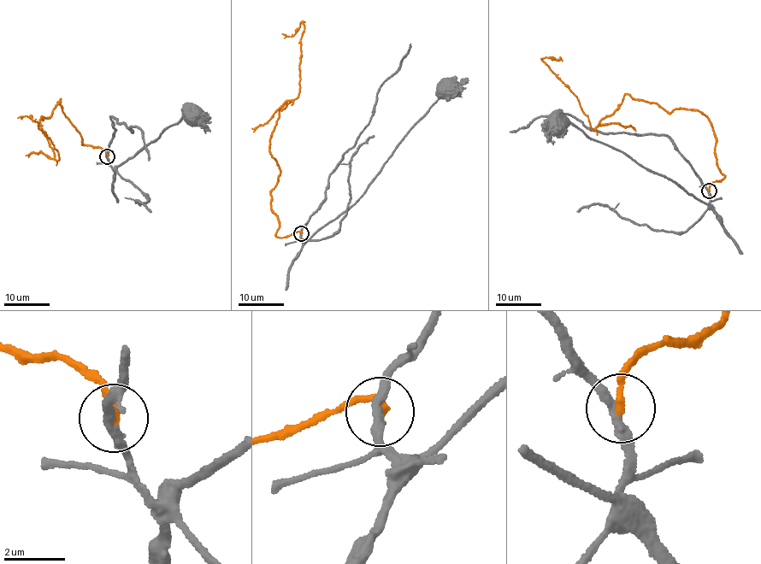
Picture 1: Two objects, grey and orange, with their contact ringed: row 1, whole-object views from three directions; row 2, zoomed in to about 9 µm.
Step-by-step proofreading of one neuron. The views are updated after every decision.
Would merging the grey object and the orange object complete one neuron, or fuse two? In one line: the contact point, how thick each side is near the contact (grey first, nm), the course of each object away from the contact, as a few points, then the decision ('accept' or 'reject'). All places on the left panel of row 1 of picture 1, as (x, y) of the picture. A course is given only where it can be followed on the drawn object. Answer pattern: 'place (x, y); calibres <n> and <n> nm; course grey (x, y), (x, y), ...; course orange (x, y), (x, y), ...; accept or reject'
place (107, 156); calibres 280 and 200 nm; course grey (107, 157), (109, 163), (115, 168), (188, 113), (194, 117); course orange (107, 156), (82, 143), (61, 99), (40, 120), (57, 160), (59, 151), (32, 115), (18, 118); accept

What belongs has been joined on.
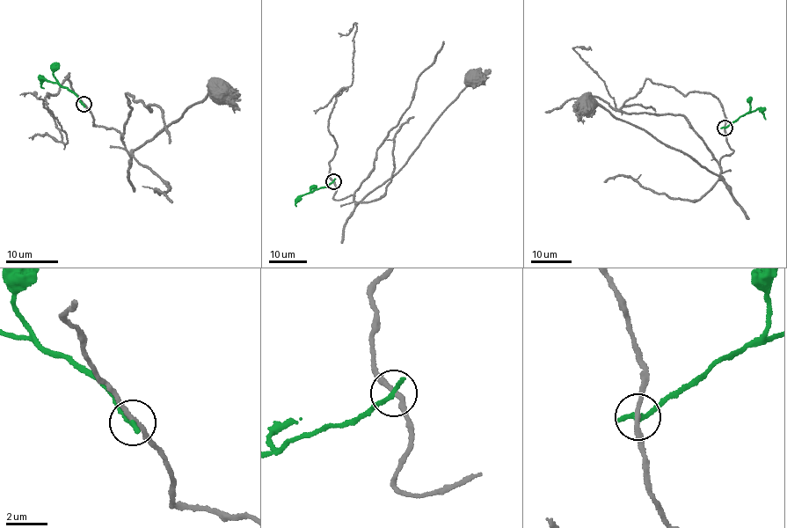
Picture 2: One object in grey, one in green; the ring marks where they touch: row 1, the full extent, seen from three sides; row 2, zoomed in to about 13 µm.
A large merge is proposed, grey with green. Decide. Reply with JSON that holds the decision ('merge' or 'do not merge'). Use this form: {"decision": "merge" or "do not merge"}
{"decision": "do not merge"}

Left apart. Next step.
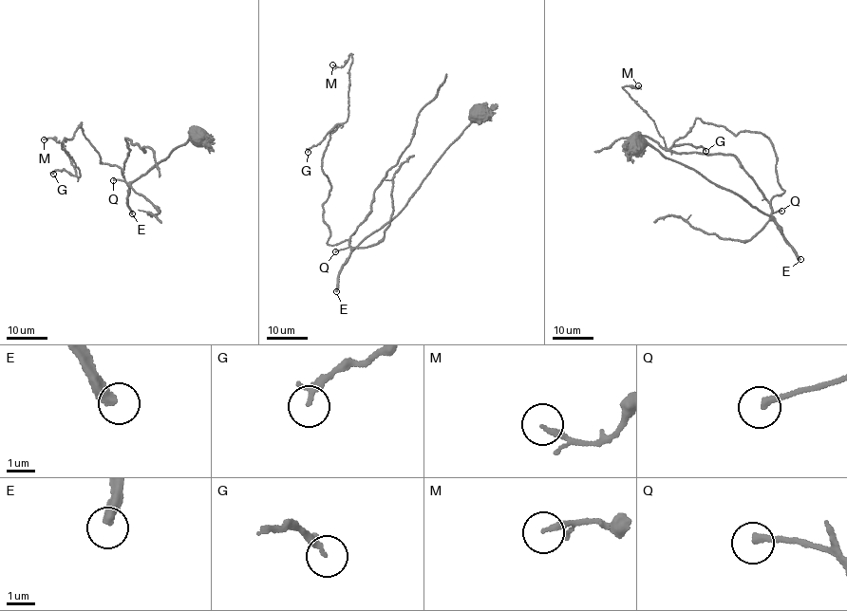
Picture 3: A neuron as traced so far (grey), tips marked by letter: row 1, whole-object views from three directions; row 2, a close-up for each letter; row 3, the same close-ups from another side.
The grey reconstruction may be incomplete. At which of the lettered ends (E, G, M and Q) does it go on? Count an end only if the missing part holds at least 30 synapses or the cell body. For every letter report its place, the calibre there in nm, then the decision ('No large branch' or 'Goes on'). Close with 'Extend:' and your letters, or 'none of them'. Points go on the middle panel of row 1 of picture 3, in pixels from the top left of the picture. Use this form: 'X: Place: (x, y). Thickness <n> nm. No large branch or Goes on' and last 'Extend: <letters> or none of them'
E: Place: (336, 291). Thickness 360 nm. Goes on
G: Place: (308, 152). Thickness 190 nm. No large branch
M: Place: (332, 64). Thickness 140 nm. No large branch
Q: Place: (335, 251). Thickness 240 nm. No large branch
Extend: E

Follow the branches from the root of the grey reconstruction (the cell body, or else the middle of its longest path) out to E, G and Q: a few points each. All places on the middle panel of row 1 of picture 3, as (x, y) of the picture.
E: (479, 115), (445, 150), (407, 204), (349, 254), (339, 274), (336, 291)
G: (479, 115), (407, 204), (352, 247), (329, 244), (322, 214), (330, 188), (323, 154), (341, 124), (308, 152)
Q: (479, 115), (445, 150), (407, 204), (393, 218), (356, 246), (335, 251)

